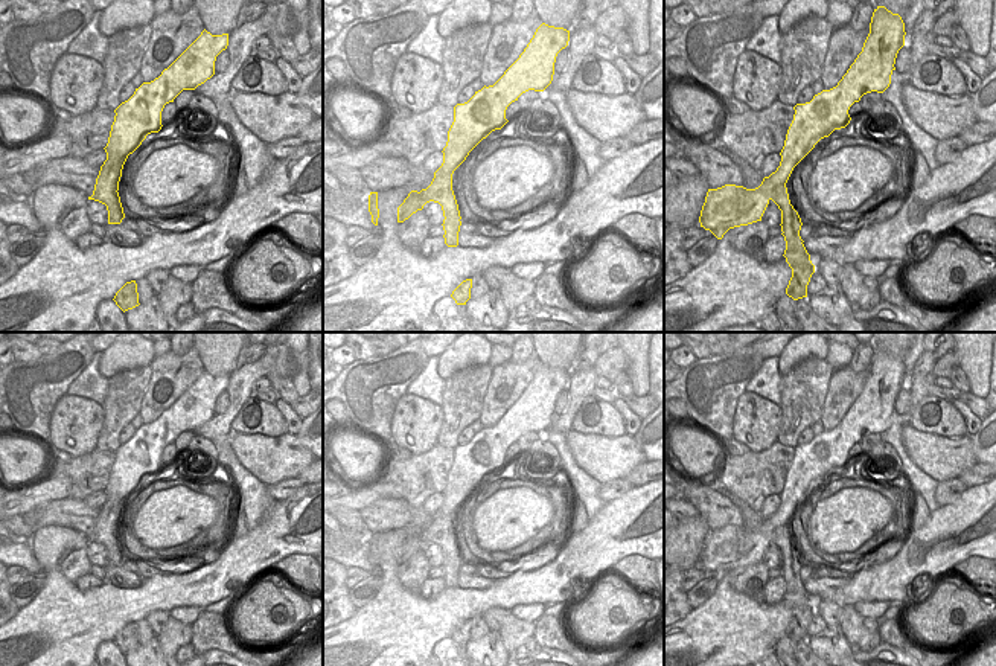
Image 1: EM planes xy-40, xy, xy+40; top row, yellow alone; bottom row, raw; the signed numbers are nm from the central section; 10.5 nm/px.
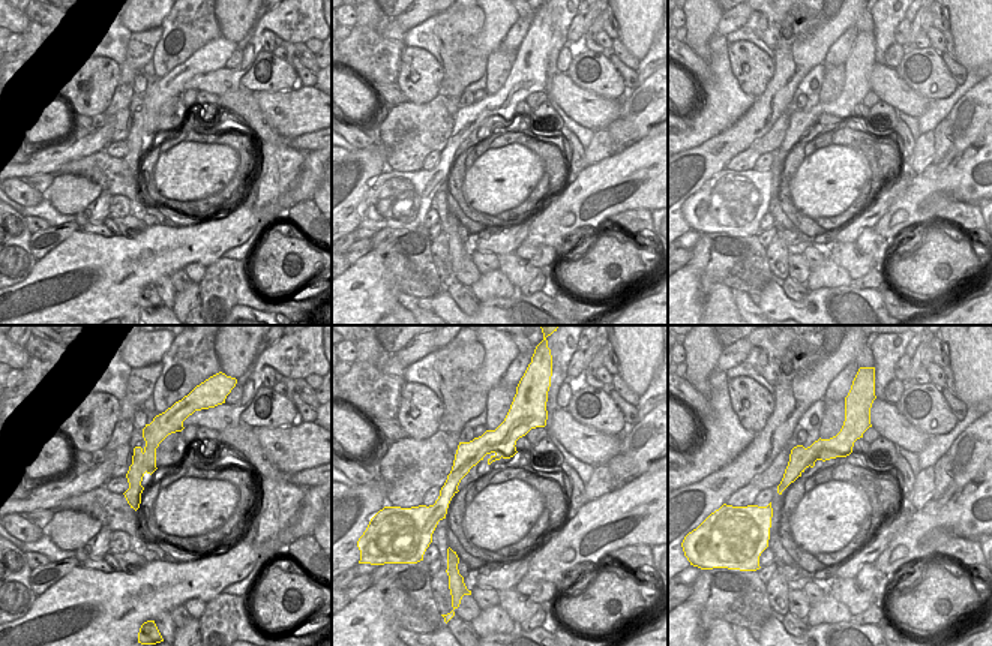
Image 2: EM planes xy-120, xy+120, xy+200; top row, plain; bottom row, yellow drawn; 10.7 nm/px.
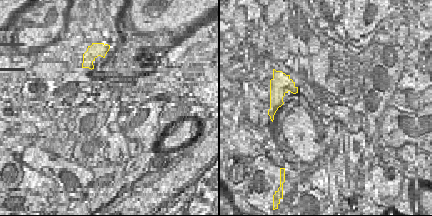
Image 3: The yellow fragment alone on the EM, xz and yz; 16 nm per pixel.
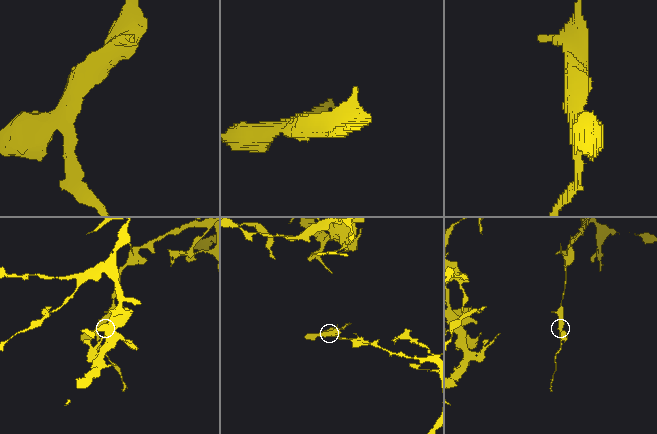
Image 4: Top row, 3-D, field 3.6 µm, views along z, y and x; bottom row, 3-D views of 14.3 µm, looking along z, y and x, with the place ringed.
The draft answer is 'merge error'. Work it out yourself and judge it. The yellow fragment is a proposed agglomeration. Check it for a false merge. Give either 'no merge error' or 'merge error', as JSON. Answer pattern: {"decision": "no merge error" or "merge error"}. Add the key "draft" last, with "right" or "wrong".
{"decision": "merge error", "draft": "right"}

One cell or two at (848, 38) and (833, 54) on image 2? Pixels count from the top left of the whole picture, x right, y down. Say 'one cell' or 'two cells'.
one cell

